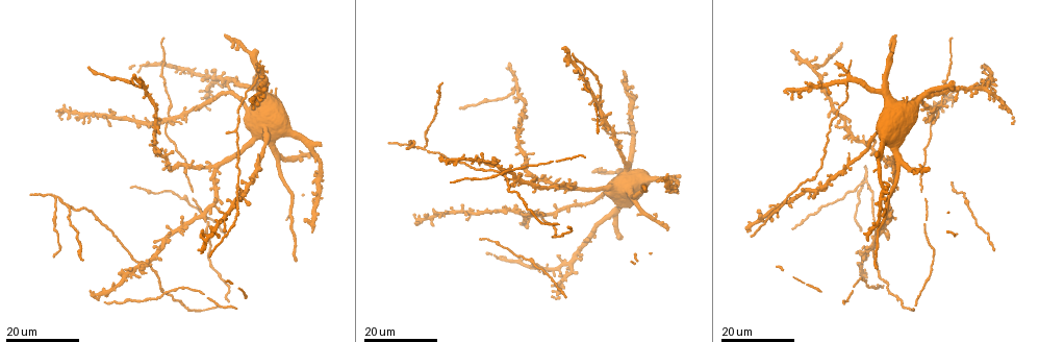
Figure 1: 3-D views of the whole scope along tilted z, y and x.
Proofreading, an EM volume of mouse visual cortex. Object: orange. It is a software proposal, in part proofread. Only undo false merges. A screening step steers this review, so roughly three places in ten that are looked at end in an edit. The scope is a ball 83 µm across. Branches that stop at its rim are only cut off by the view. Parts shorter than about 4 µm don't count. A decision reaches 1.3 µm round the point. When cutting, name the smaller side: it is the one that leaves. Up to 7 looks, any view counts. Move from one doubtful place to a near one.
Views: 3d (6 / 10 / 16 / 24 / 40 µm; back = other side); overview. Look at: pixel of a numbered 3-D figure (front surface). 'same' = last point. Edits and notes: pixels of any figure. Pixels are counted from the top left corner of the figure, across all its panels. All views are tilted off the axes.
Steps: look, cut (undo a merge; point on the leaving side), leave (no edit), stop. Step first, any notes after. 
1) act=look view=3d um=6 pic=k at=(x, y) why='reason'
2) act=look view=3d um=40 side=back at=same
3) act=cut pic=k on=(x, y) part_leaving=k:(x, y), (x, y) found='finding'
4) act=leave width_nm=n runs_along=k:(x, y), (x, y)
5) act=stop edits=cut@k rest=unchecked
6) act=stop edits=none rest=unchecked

act=look view=3d um=24 pic=1 at=(601, 94) why='two arms in line, one across'

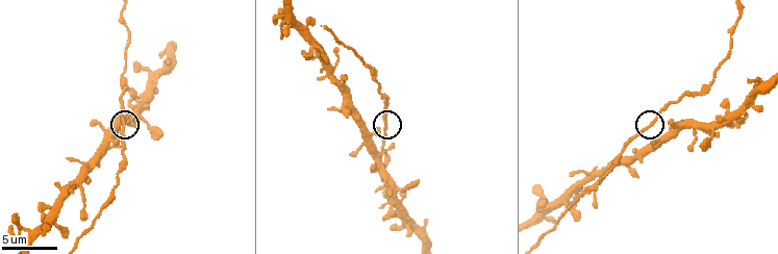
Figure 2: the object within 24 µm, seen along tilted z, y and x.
act=look view=3d um=6 pic=2 at=(386, 124) why='zoom in'

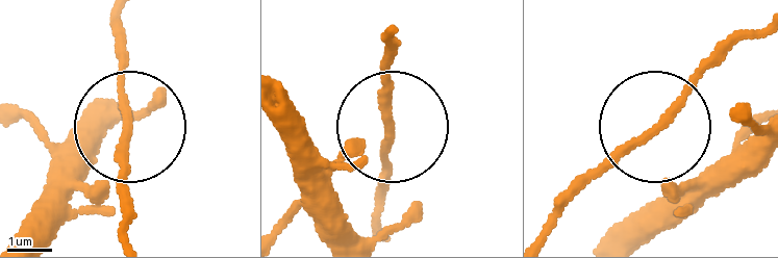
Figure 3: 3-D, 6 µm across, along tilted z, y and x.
act=leave side_arm_um=35 runs_along=3:(351, 231), (333, 180), (394, 120), (385, 34) found='one cell here'

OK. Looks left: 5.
act=look view=3d um=24 pic=1 at=(67, 205)

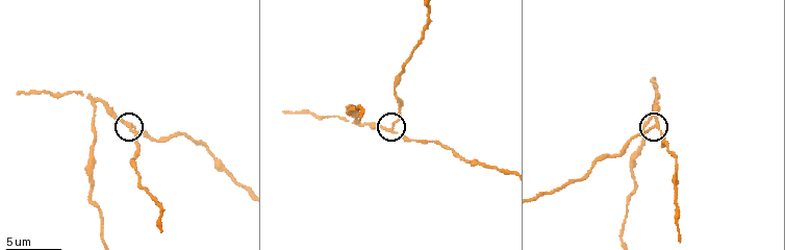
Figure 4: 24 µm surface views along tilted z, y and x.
act=look view=3d um=6 pic=4 at=(391, 129)

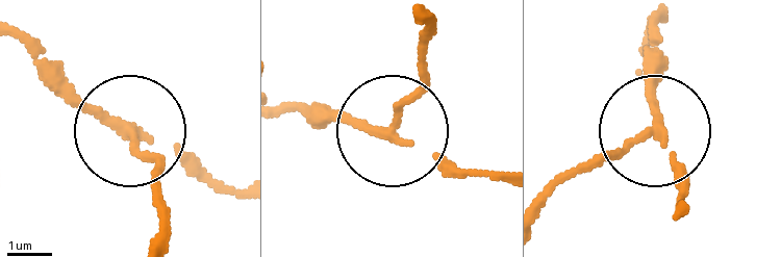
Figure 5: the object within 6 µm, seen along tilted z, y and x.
act=cut pic=5 on=(157, 163) width_nm=180 part_leaving=5:(131, 132), (158, 174), (161, 237) found='a second cell is stuck on'

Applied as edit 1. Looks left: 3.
act=look view=3d um=10 pic=4 at=(91, 101) why='three-way junction'

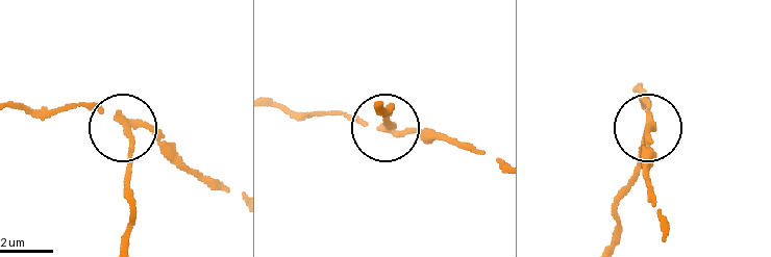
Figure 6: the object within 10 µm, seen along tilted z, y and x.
act=cut pic=6 on=(132, 161) width_nm=180 part_leaving=6:(122, 121), (132, 208), (125, 235) found='two cells meet here'

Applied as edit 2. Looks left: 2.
act=stop edits=cut@5,cut@6 rest=unchecked

